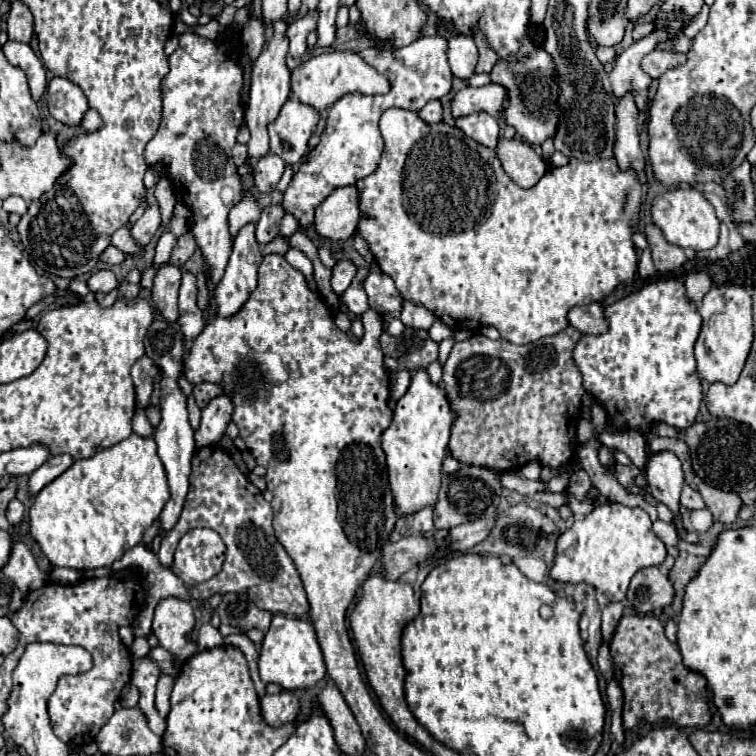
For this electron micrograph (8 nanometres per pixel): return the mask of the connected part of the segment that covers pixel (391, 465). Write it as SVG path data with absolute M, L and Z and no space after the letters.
M417 369L411 375L407 393L397 401L389 429L381 435L383 451L387 455L389 483L399 513L415 513L419 507L435 503L441 483L441 463L447 455L453 423L455 411L451 409L445 389L431 381L427 369Z

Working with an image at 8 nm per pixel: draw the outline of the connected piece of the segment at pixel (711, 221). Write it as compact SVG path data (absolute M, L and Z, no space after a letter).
M673 189L657 195L651 205L653 223L663 231L665 239L681 249L693 249L693 251L705 251L713 249L719 239L719 221L715 217L713 205L701 195L697 189Z

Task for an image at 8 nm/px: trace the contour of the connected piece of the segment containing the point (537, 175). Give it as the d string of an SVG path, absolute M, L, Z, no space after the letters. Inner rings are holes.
M499 139L497 157L505 173L521 187L531 189L545 175L545 161L533 151L533 147L521 139Z

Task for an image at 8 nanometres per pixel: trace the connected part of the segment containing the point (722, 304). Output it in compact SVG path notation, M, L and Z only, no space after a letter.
M737 285L713 287L701 301L699 313L703 317L703 327L695 343L695 361L699 375L709 383L737 383L739 373L745 365L753 343L753 315L751 315L751 295Z

